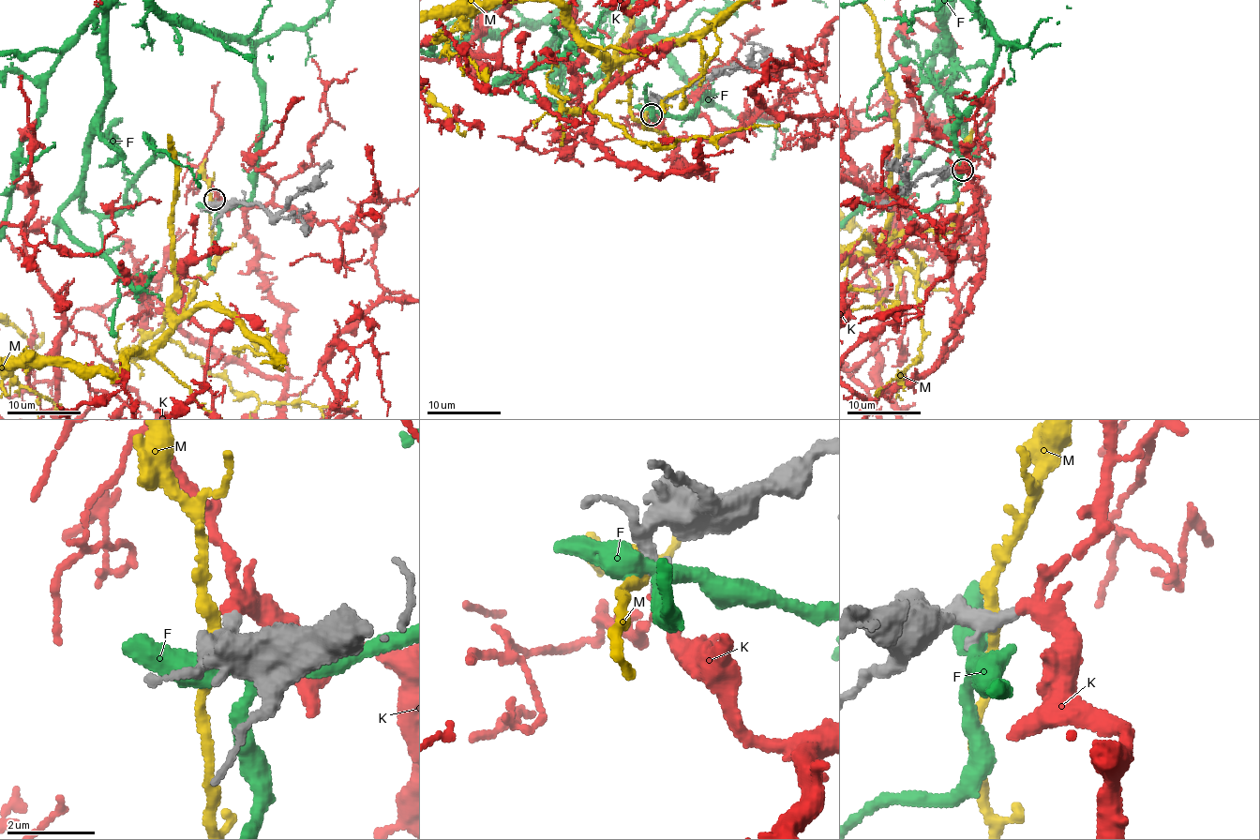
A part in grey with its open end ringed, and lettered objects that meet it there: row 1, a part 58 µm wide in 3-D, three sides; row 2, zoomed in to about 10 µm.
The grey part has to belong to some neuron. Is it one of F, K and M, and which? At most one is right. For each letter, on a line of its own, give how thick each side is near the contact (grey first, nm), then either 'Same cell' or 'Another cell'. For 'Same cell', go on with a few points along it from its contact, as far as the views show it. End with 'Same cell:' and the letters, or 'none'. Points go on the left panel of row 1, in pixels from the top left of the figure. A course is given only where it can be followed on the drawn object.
F: Thickness 280 nm (grey) against 320 nm. Another cell
K: Thickness 240 nm (grey) against 240 nm. Same cell
M: Thickness 340 nm (grey) against 280 nm. Another cell
Same cell: K

